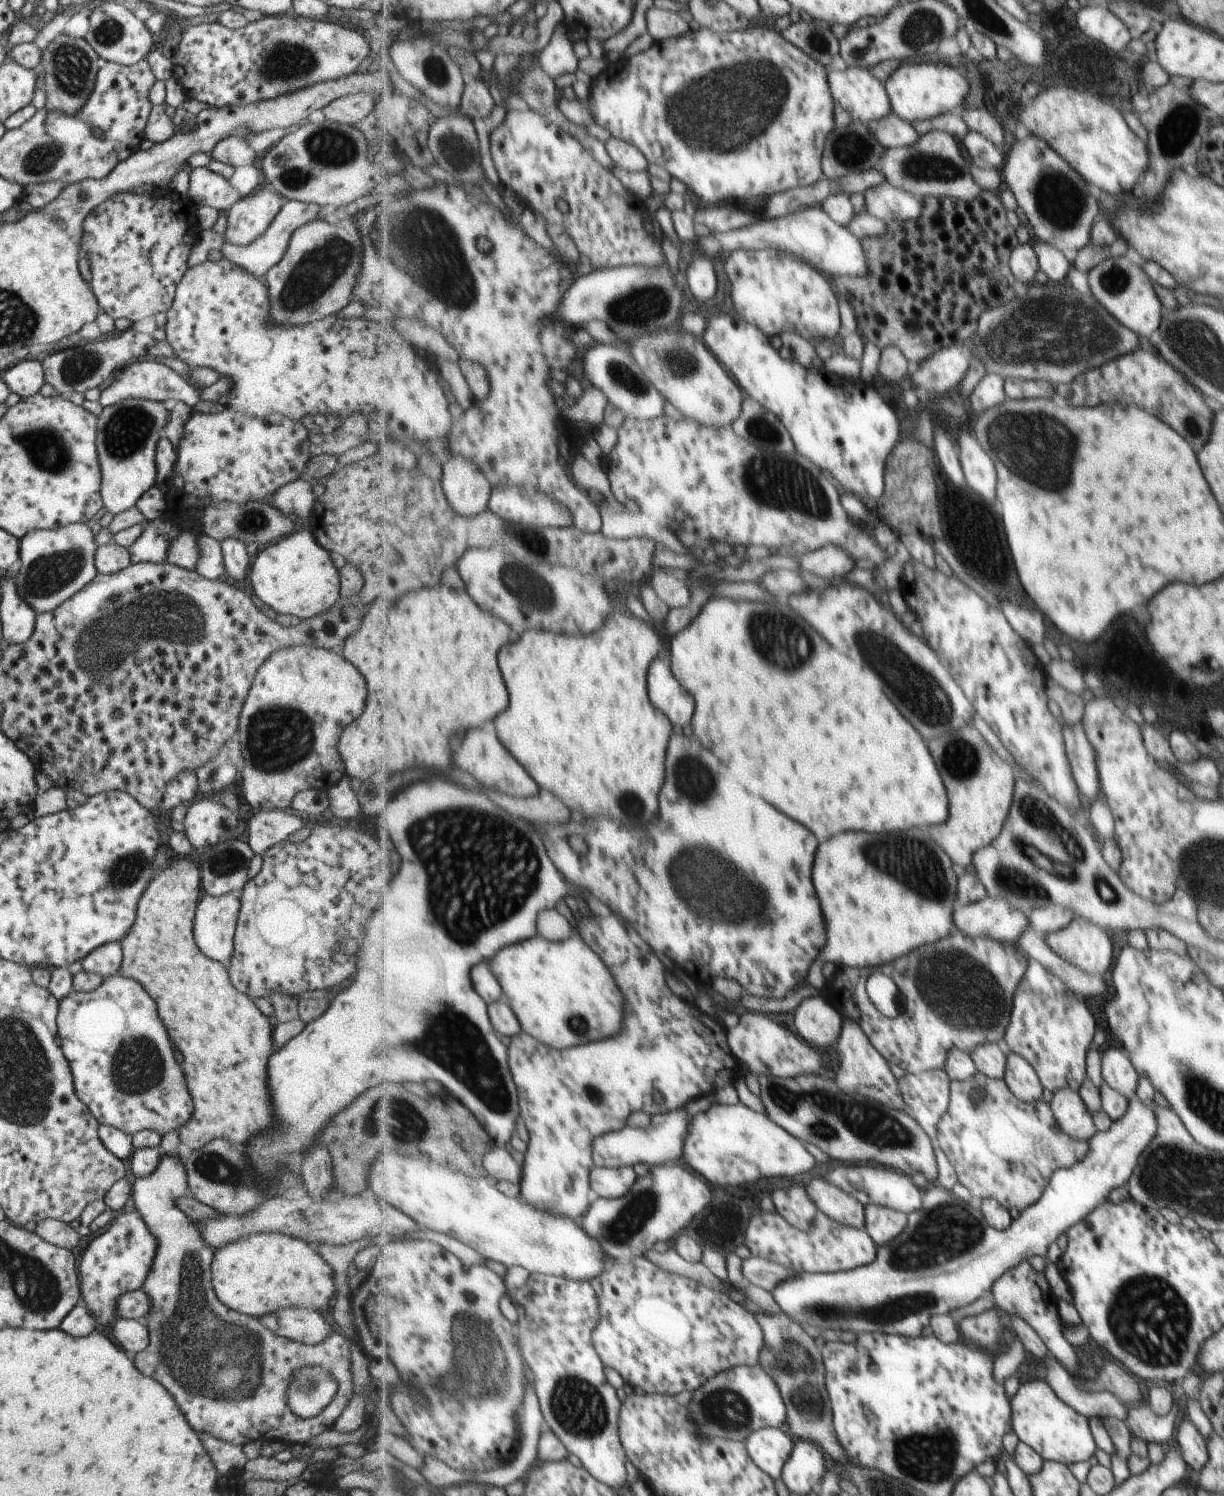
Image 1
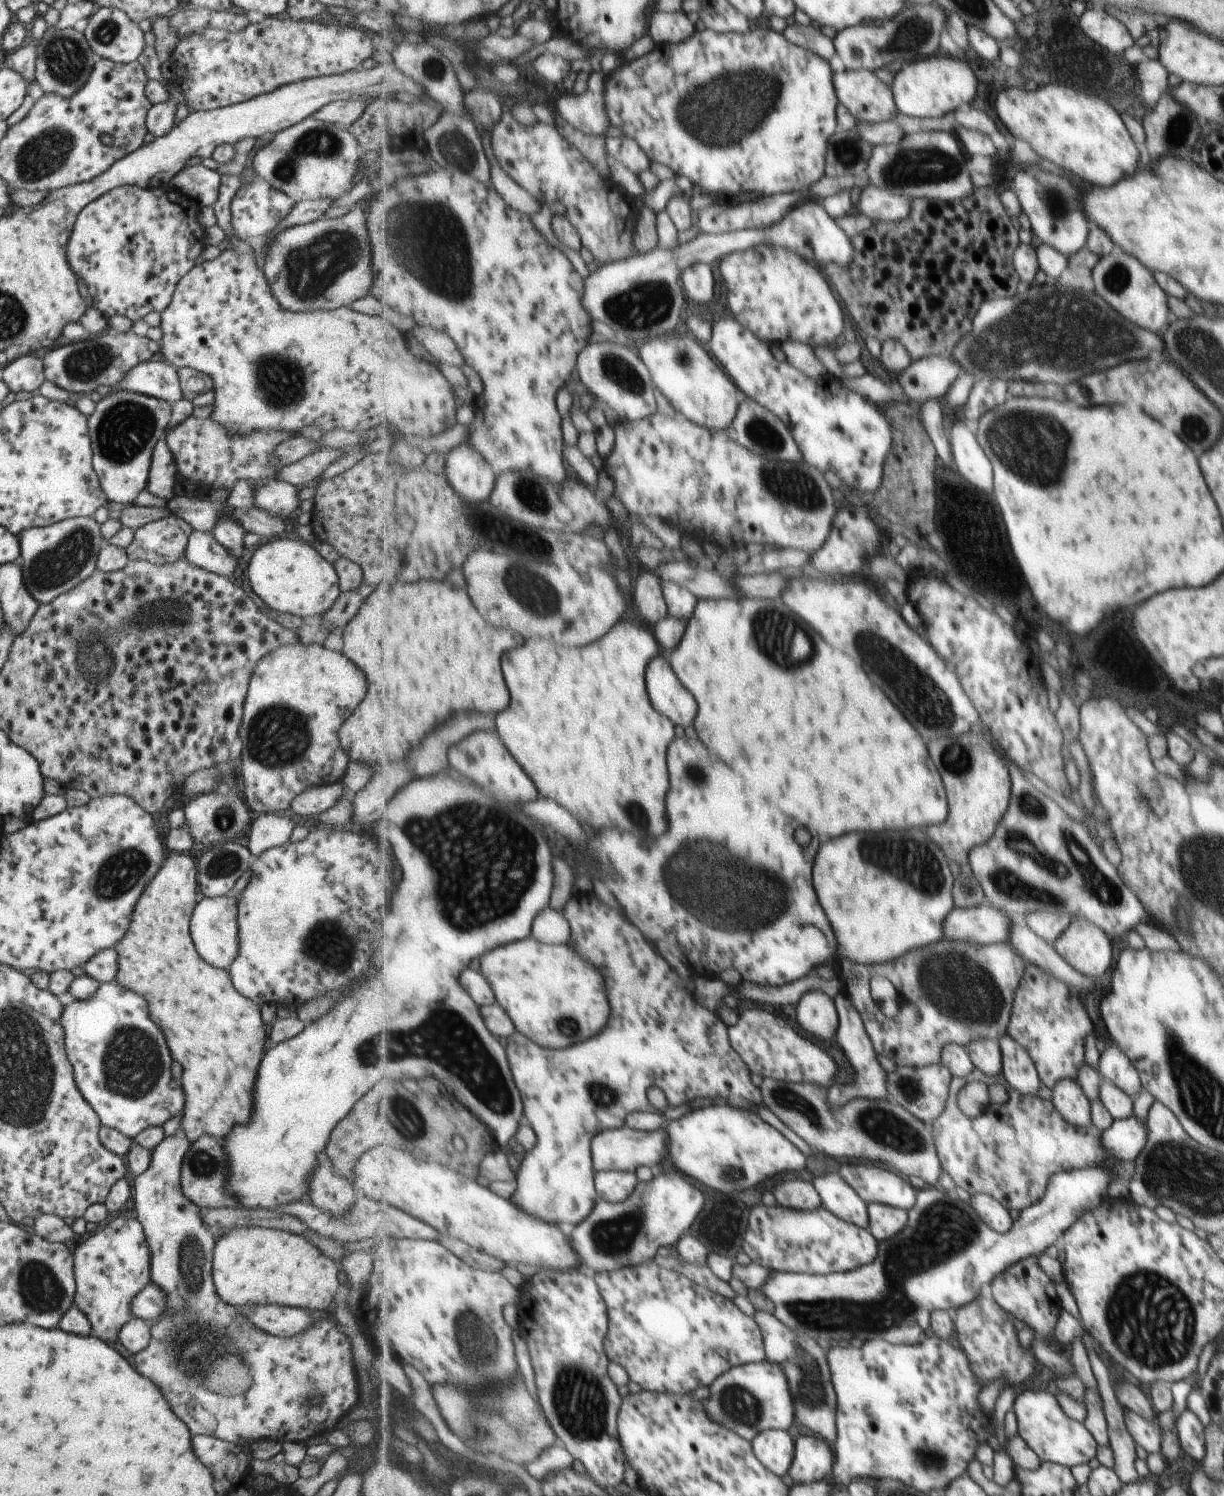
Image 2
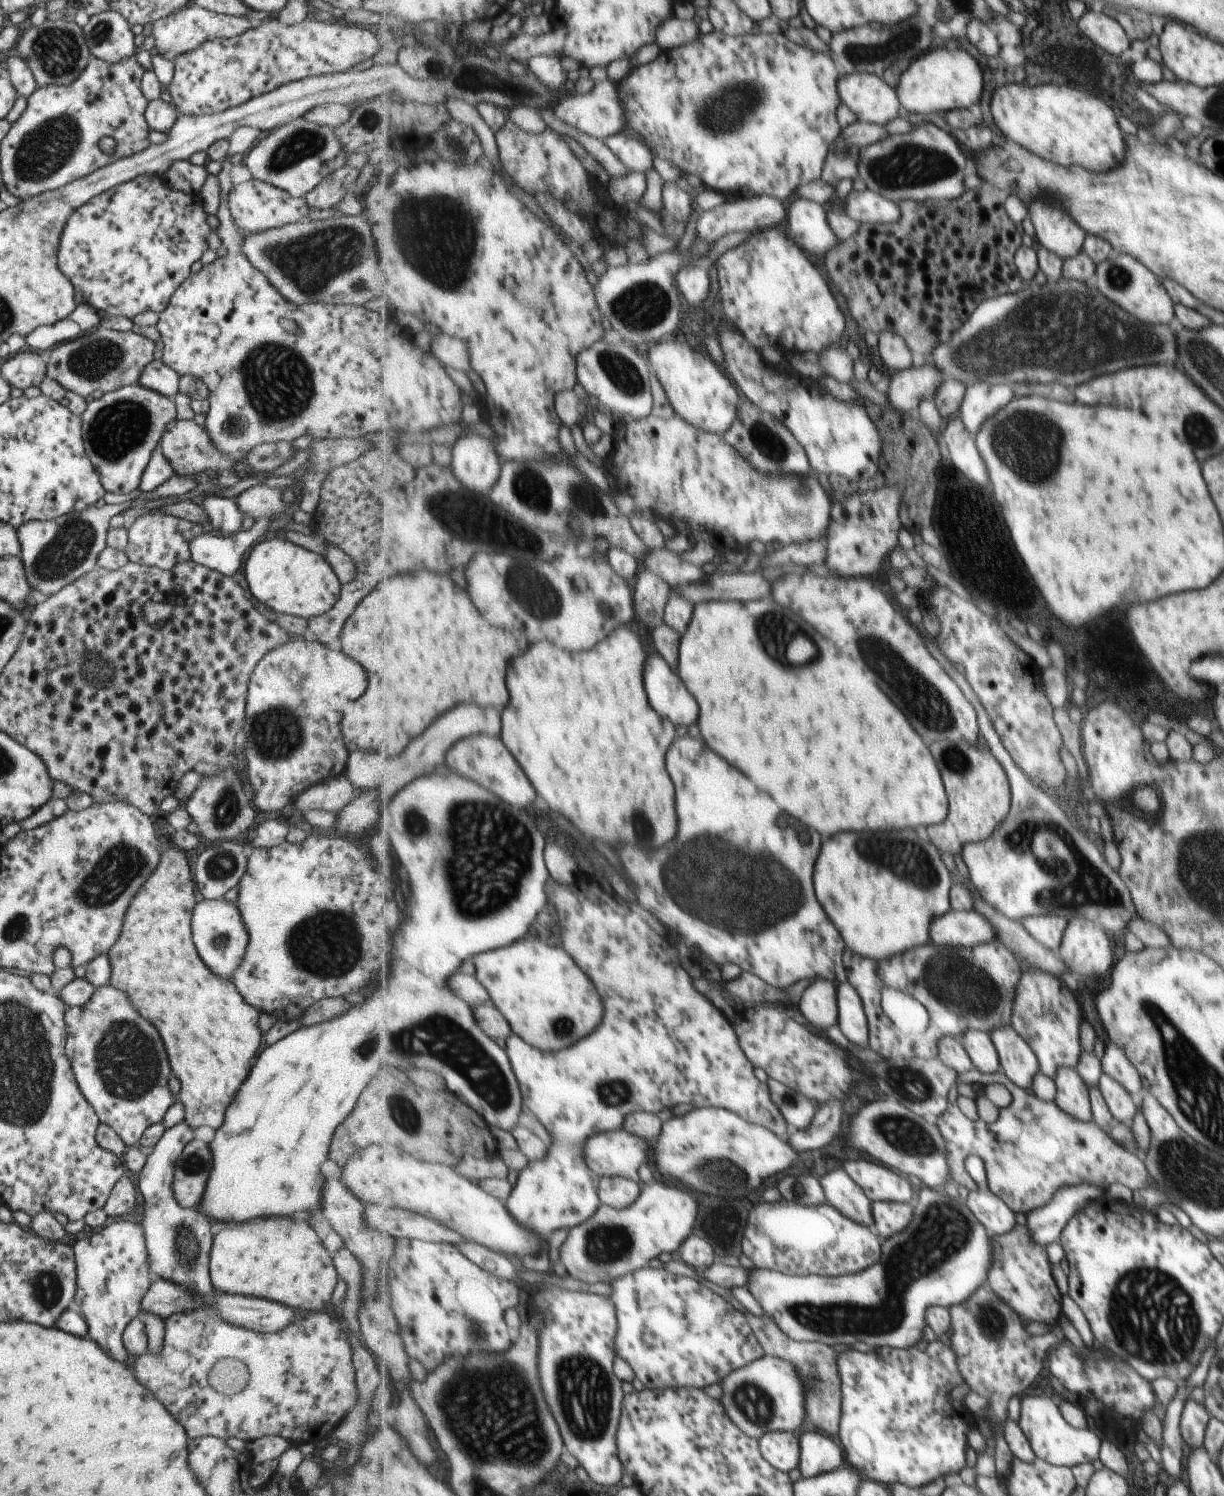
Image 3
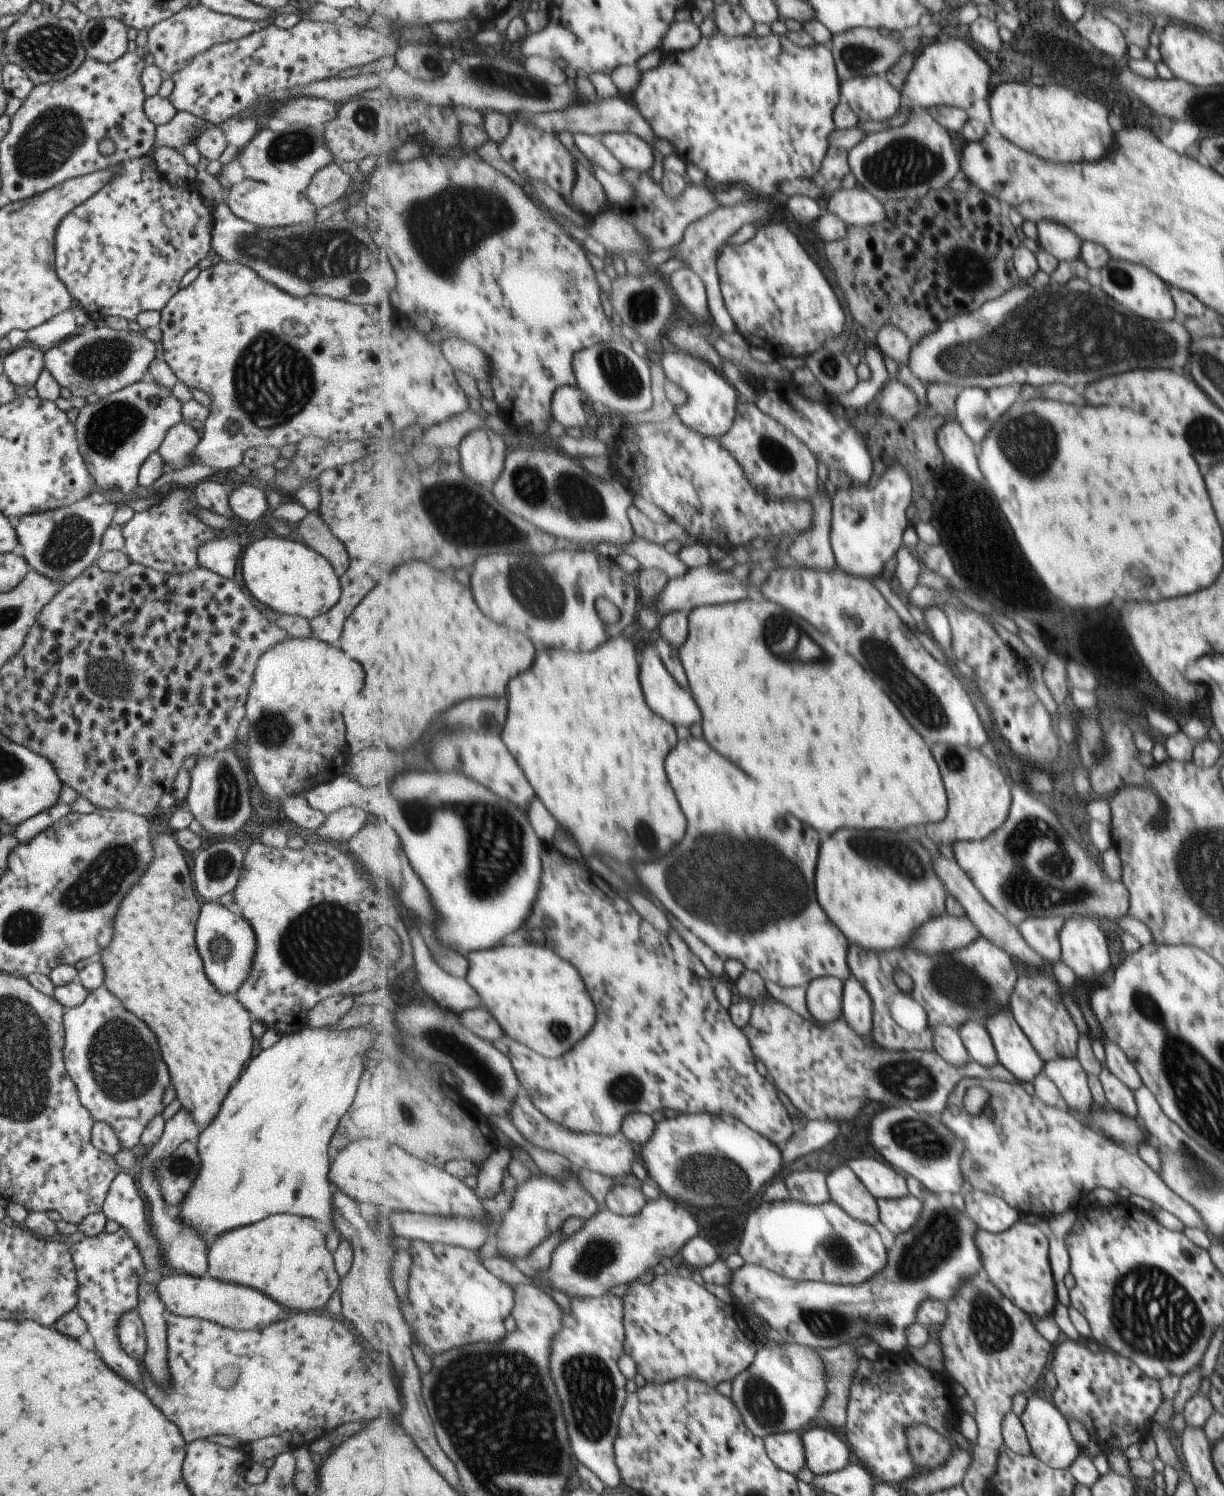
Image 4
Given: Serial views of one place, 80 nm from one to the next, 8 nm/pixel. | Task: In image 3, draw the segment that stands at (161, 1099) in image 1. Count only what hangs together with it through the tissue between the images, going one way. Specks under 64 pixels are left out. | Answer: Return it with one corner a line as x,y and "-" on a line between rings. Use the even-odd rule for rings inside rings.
108,984
97,987
83,1006
68,1007
63,1022
66,1034
64,1055
69,1061
76,1085
85,1102
95,1111
99,1123
110,1126
127,1147
138,1146
143,1131
153,1123
161,1123
175,1097
167,1089
170,1066
163,1044
155,1028
131,1008
120,990

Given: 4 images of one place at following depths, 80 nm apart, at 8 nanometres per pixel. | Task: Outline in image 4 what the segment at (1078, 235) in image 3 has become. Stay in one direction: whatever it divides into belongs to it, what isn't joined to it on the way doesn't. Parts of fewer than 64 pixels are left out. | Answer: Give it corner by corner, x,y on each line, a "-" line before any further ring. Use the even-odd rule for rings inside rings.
1040,222
1037,231
1039,247
1053,255
1058,262
1079,258
1081,242
1067,228
1053,222

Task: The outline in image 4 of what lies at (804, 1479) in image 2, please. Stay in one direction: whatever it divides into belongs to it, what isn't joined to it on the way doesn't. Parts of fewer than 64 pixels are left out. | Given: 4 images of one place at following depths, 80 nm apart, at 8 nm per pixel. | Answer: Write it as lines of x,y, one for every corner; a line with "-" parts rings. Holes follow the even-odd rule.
819,1425
805,1432
802,1439
806,1446
807,1468
816,1477
839,1472
854,1461
850,1444
832,1429

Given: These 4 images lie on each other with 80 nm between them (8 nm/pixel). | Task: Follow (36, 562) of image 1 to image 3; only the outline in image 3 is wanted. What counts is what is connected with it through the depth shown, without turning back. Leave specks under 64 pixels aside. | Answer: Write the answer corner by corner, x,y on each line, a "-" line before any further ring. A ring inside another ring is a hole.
125,502
116,504
104,503
103,505
91,505
80,511
62,514
55,520
27,521
20,524
16,528
16,535
20,546
18,552
29,588
31,588
33,592
37,592
37,595
41,599
56,593
66,584
73,582
82,574
90,571
96,564
97,555
106,546
104,540
106,539
106,533
108,532
109,524
107,522
109,522
109,520
111,520
115,514
125,511
126,507
127,504

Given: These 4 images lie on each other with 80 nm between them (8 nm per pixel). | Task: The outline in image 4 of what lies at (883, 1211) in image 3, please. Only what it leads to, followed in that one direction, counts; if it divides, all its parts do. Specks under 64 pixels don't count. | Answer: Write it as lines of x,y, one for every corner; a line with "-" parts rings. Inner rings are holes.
908,1194
899,1199
878,1199
880,1220
895,1236
914,1228
924,1211
925,1199

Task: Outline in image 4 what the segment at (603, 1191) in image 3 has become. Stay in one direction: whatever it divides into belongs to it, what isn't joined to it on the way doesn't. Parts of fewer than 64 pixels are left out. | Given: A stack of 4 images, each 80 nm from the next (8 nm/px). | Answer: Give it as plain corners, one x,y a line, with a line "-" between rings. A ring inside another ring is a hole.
629,1184
615,1187
608,1196
608,1208
623,1217
634,1217
643,1212
648,1203
649,1192
637,1190

